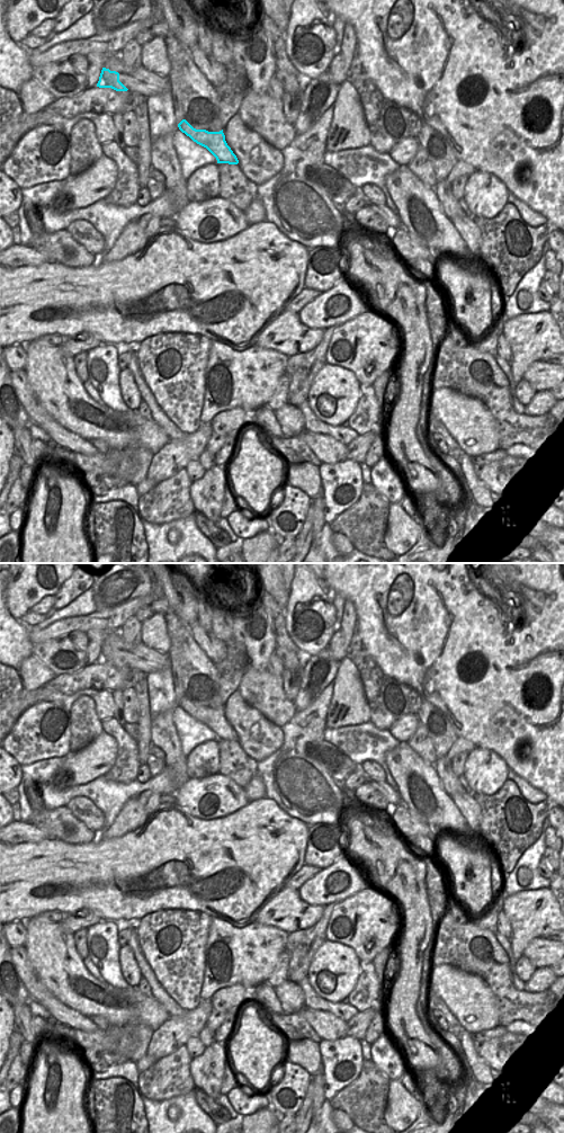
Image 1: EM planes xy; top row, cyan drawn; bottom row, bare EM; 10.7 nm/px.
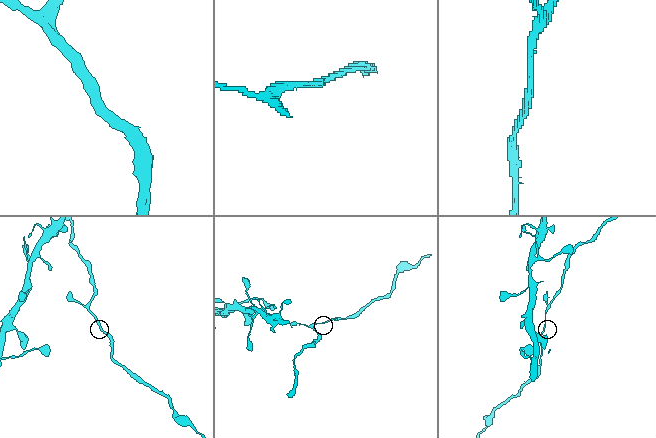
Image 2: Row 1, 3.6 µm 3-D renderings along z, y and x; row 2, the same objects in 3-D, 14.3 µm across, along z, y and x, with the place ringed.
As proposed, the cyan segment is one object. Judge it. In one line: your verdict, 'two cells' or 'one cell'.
one cell

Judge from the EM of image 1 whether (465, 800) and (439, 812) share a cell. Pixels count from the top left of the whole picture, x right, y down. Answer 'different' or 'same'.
different

